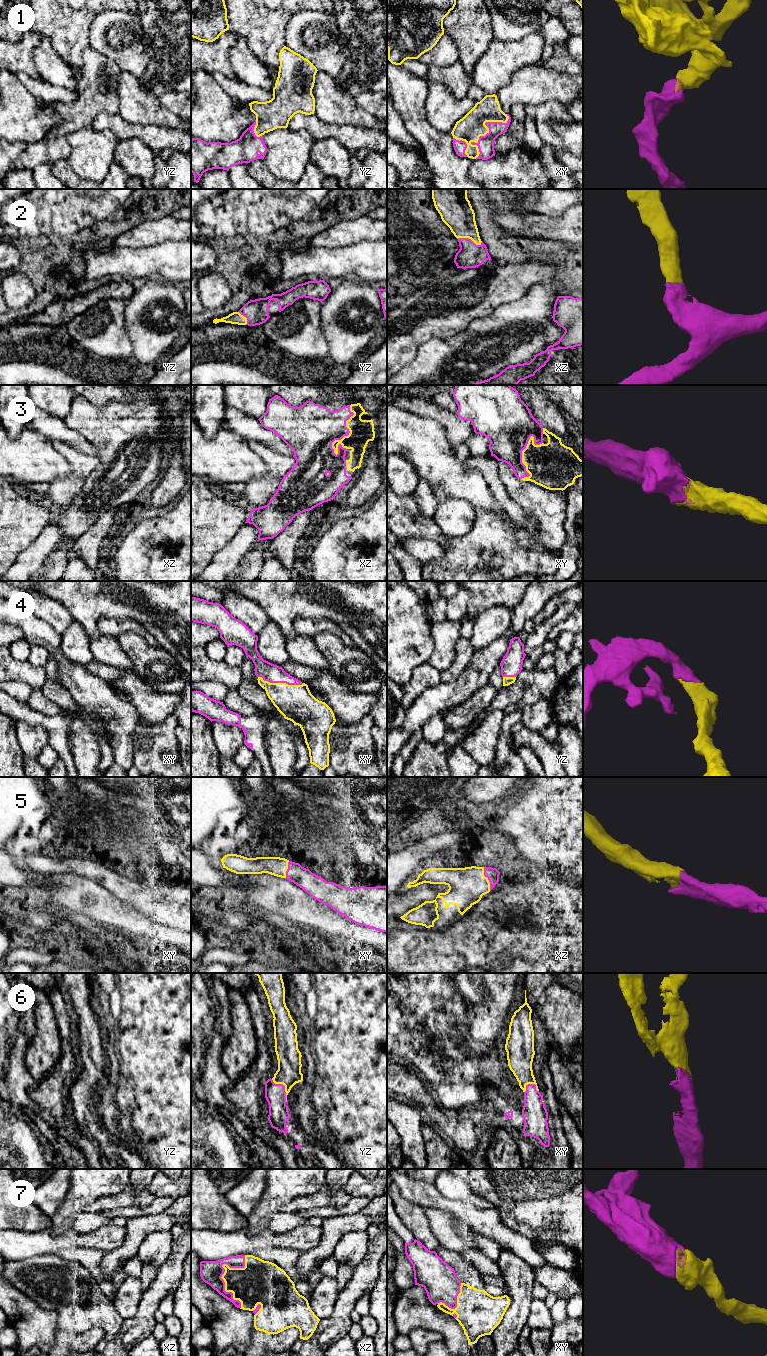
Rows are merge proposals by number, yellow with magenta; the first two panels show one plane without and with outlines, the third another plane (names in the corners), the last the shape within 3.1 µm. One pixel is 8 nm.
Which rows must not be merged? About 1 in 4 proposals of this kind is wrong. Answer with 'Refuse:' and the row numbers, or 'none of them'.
Refuse: none of them

